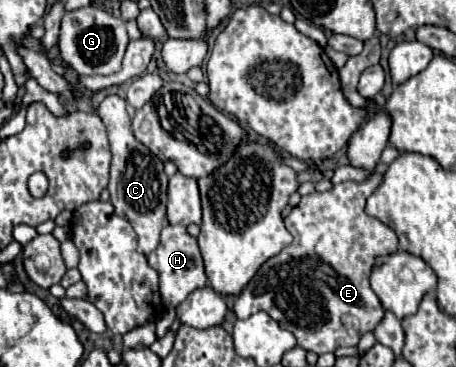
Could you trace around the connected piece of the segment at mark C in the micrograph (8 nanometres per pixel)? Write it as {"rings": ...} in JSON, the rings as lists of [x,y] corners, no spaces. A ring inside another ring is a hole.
{"rings":[[[107,96],[99,108],[99,118],[103,120],[109,144],[111,144],[111,180],[109,180],[109,192],[111,192],[111,204],[115,206],[115,214],[121,218],[127,218],[133,226],[133,230],[139,236],[139,252],[151,254],[159,246],[159,234],[161,228],[167,224],[165,218],[165,204],[167,204],[167,174],[163,170],[163,162],[151,154],[147,146],[137,142],[137,138],[131,132],[131,118],[127,114],[127,102],[121,96]]]}

